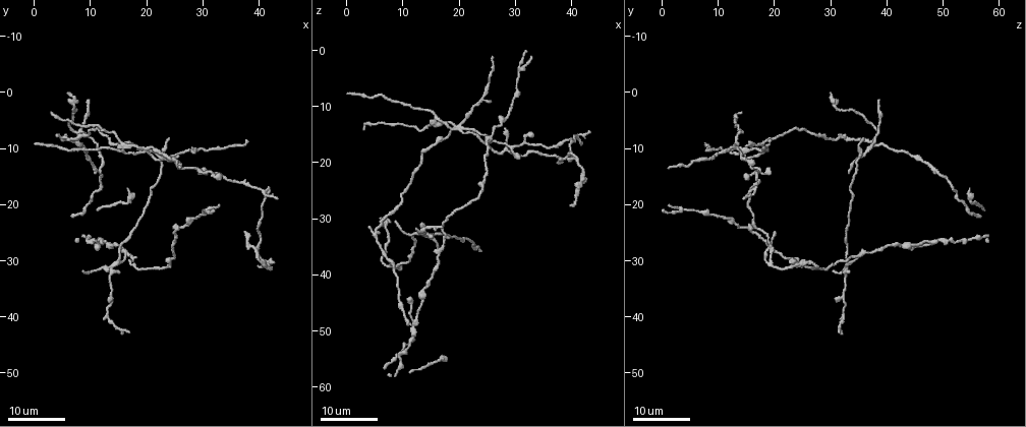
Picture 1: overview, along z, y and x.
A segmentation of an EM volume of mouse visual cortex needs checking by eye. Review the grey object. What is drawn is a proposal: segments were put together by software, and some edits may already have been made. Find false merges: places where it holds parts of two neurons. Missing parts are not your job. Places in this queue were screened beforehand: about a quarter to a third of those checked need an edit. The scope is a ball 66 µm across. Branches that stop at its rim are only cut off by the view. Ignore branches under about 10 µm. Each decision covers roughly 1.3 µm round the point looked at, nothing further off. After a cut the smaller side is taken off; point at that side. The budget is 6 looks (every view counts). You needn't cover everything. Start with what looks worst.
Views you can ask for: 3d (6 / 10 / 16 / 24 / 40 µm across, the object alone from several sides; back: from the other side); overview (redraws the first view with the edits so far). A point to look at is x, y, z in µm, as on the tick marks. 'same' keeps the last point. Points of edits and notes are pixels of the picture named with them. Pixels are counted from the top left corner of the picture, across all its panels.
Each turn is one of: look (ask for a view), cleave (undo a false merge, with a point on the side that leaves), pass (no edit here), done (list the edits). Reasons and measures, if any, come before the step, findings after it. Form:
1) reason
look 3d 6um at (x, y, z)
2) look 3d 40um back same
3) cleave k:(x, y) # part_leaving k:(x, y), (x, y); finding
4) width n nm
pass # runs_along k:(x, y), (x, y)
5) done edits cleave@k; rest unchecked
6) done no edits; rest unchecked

four or more arms meet
look 3d 16um at (19.5, 9.5, 13.5)

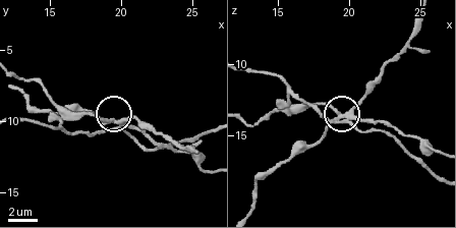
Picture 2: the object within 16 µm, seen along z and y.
closer look
look 3d 6um at (19.2, 10.0, 13.6)

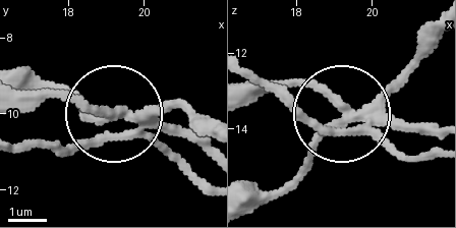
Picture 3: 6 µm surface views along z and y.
side_arm 22 um
cleave 3:(165, 154) # part_leaving 3:(364, 117), (439, 127); two neurons meet here

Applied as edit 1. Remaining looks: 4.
four arms meet
look 3d 16um at (8.0, 7.5, 38.5)

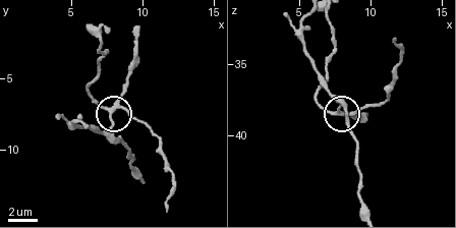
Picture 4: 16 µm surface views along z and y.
look 3d 6um at (7.8, 7.2, 38.6)

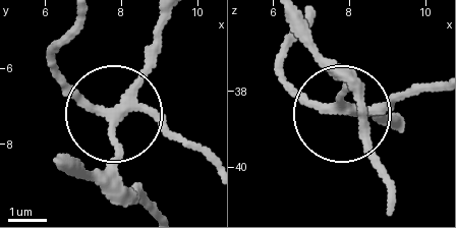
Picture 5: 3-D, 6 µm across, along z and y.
width 220 nm
cleave 5:(72, 91) # part_leaving 5:(115, 107), (90, 104), (54, 68), (54, 49), (76, 19); a second neuron is stuck on

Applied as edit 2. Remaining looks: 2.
look 3d 16um at (9.0, 11.0, 44.5)

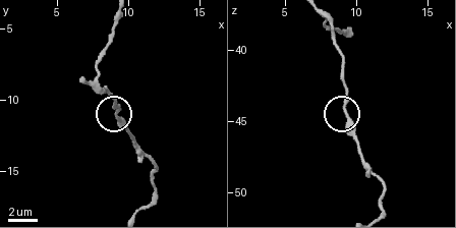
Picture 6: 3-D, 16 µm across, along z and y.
look 3d 6um at (9.2, 11.2, 44.4)

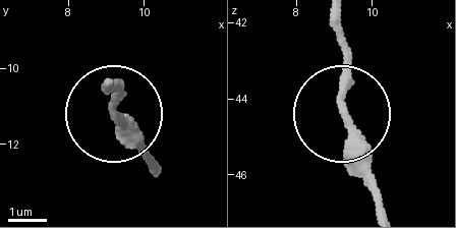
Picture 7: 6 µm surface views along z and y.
width 240 nm
pass # runs_along 7:(342, 108), (342, 30); one neuron here

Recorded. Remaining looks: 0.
done edits cleave@3, cleave@5; rest unchecked

